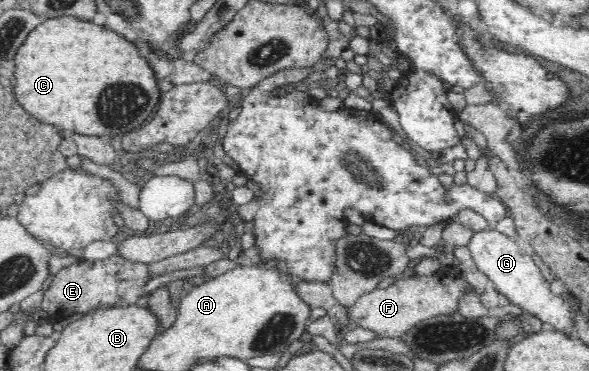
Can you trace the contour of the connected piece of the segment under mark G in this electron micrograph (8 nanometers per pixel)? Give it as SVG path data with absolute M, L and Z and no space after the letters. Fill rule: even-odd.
M487 226L473 231L466 245L476 267L494 283L494 289L513 301L512 306L521 312L533 313L550 327L569 334L573 324L570 304L561 295L552 294L549 283L540 274L529 249L521 241L498 231L494 226Z

